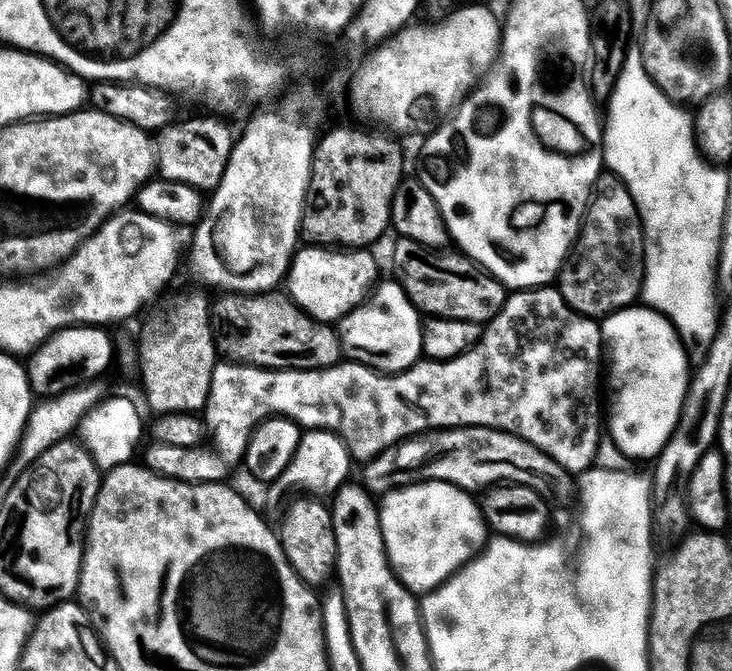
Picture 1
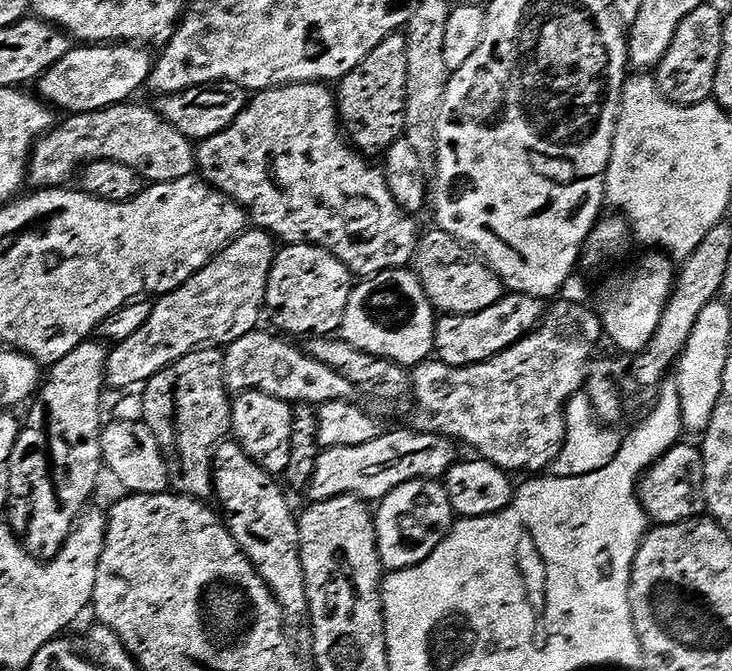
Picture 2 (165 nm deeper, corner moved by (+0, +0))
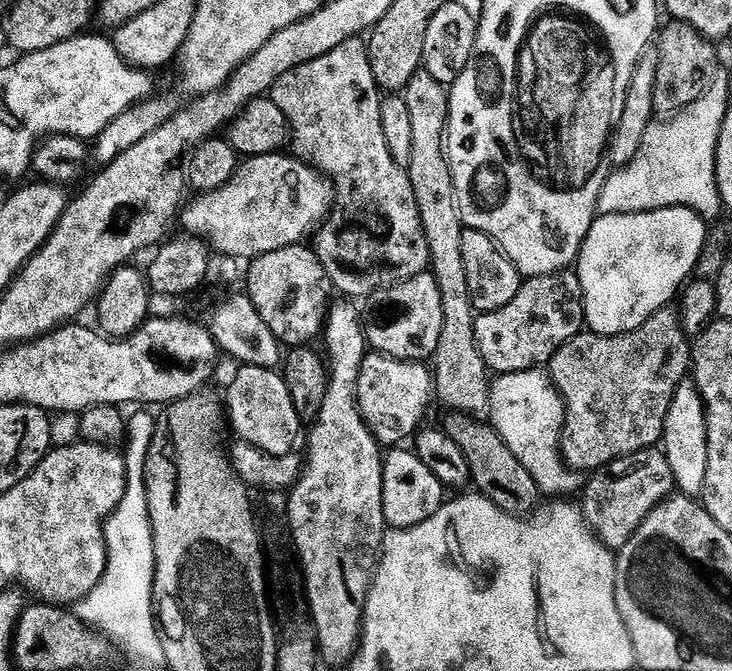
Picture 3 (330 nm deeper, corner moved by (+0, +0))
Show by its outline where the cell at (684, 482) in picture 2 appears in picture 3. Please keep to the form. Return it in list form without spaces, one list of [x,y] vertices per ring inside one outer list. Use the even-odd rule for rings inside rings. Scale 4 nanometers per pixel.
[[[655,446],[614,461],[607,466],[606,471],[597,471],[583,489],[582,508],[590,517],[591,527],[596,535],[609,548],[619,550],[641,528],[644,520],[657,506],[664,503],[676,491],[676,480],[670,462],[667,461],[663,451]]]

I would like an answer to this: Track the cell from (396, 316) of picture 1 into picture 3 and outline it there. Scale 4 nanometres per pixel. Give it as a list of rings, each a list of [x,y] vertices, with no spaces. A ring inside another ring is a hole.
[[[431,271],[423,272],[409,280],[401,280],[398,284],[389,284],[367,297],[365,308],[362,308],[364,339],[373,352],[389,356],[394,360],[415,360],[428,362],[435,357],[438,350],[438,338],[442,338],[442,294],[438,290],[438,282]]]

